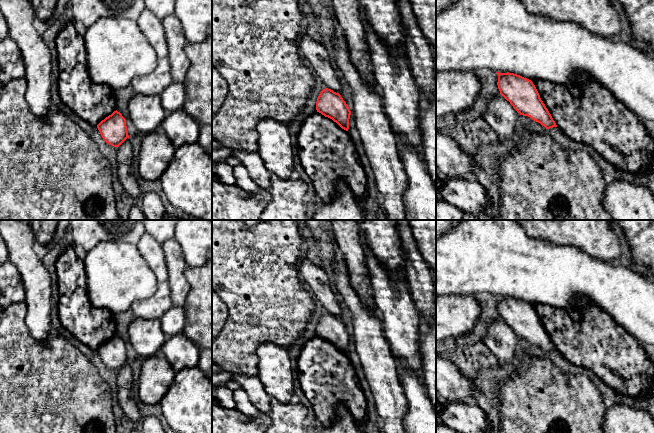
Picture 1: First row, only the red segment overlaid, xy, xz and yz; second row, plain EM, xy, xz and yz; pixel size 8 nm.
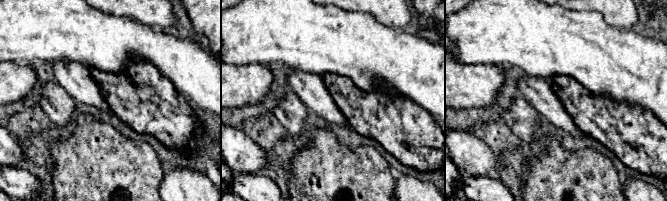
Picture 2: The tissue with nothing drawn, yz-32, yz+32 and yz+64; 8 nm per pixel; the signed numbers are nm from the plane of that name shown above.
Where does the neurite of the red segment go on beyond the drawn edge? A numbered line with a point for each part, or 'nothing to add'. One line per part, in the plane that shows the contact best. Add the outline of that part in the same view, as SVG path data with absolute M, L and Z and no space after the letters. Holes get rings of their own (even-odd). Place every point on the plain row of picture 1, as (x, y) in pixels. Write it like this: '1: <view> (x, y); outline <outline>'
1: yz (595, 342); outline M582 300L580 320L574 319L566 309L546 304L532 306L557 351L572 364L591 370L603 383L621 394L635 399L652 395L654 364L639 342L590 300Z

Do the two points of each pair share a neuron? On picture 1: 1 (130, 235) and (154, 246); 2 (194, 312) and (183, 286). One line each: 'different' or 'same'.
1: different
2: different

